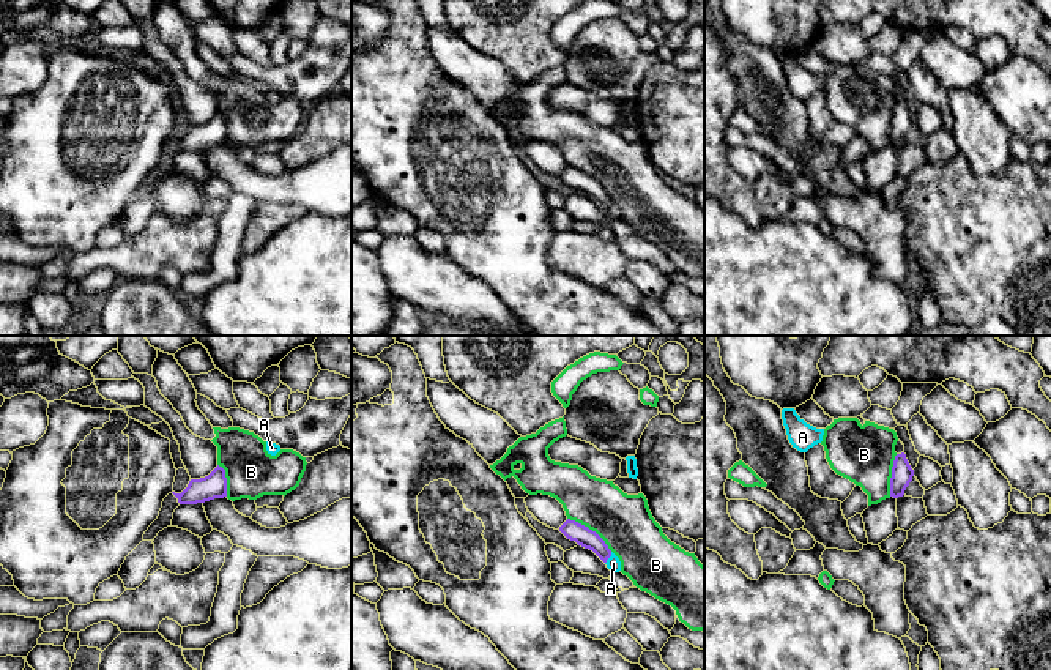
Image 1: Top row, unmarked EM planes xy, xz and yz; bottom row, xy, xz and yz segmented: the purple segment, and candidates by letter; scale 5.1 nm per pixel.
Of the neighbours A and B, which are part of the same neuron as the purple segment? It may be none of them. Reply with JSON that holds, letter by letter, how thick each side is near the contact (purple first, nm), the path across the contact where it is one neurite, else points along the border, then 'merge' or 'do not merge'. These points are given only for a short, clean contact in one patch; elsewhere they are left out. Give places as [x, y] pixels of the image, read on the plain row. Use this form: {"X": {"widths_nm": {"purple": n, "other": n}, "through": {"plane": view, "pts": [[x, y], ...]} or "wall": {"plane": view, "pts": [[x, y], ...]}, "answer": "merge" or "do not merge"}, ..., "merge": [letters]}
{"A": {"widths_nm": {"purple": 100, "other": 70}, "wall": {"plane": "xz", "pts": [[612, 199], [605, 210]]}, "answer": "do not merge"}, "B": {"widths_nm": {"purple": 100, "other": 280}, "answer": "do not merge"}, "merge": []}

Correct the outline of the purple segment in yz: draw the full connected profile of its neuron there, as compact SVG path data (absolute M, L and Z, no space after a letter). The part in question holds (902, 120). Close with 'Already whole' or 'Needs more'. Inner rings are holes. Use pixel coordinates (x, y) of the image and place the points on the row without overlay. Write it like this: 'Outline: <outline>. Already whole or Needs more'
Outline: M897 101L892 114L890 143L898 145L904 142L906 134L912 128L914 117L911 115L906 101Z. Already whole

